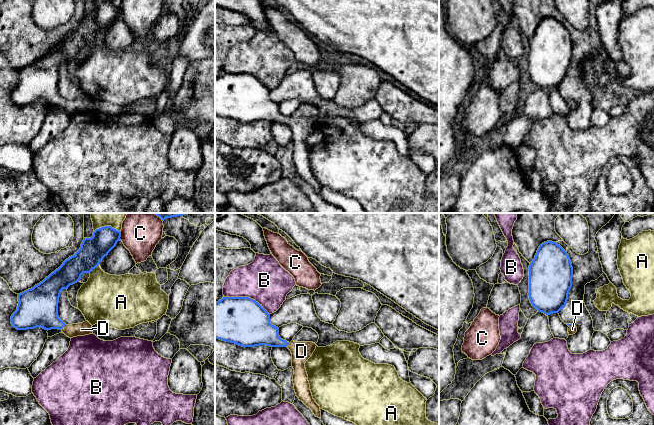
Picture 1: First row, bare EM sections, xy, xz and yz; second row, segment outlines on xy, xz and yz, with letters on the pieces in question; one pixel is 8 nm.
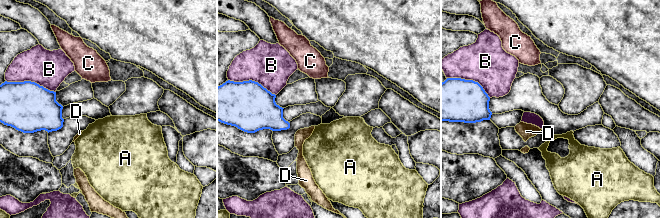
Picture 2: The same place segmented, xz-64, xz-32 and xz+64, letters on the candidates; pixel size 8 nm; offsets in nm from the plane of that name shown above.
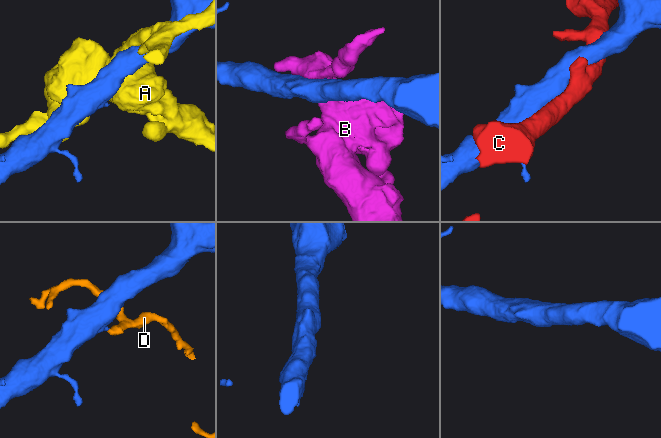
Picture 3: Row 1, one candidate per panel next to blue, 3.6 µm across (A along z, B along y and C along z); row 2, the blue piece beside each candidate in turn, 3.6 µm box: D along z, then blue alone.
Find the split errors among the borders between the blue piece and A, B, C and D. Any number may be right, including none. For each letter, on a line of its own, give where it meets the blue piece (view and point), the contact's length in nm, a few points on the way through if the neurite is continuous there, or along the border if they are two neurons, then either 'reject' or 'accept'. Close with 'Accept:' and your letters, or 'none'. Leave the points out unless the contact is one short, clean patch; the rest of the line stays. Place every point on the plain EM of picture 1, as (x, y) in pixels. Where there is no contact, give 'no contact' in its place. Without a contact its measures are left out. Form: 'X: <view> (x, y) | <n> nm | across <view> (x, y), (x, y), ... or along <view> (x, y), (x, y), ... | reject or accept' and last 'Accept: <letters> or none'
A: xy (94, 44) | 120 nm | reject
B: xz (247, 73) | 400 nm | reject
C: xy (120, 11) | 70 nm | reject
D: xy (63, 102) | 50 nm | across xy (39, 82), (56, 99), (63, 102), (81, 105) | accept
Accept: D

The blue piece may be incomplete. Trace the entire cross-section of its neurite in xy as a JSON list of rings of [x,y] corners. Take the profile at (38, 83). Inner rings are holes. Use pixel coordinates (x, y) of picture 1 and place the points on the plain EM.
[[[111,2],[96,5],[91,14],[84,14],[80,25],[42,58],[18,70],[17,86],[11,100],[17,106],[58,105],[67,113],[93,109],[92,101],[83,99],[66,101],[58,92],[61,67],[79,58],[83,49],[90,49],[120,17],[121,7]]]

